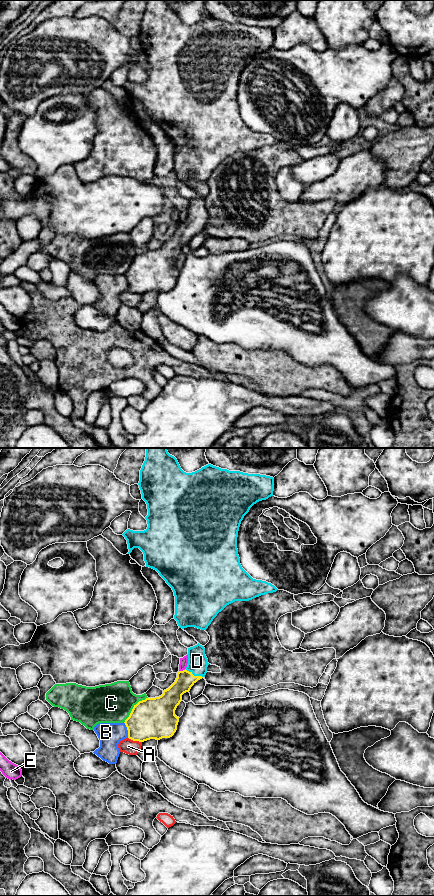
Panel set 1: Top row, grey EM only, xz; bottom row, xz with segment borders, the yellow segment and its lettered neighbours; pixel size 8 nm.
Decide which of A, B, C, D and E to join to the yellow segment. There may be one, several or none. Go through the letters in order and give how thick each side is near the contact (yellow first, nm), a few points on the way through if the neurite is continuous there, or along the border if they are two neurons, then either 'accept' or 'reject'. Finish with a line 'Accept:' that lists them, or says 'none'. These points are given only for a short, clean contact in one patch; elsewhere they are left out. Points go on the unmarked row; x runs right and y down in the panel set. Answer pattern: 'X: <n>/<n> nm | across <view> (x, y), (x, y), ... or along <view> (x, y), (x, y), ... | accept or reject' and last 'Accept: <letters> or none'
A: 340/120 nm | reject
B: 340/190 nm | reject
C: 340/320 nm | reject
D: 160/160 nm | across xz (171, 249), (193, 227), (197, 219), (197, 213) | accept
E: 160/60 nm | reject
Accept: D

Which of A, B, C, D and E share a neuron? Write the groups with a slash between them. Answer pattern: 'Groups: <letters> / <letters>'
Groups: A / B / C / D / E

